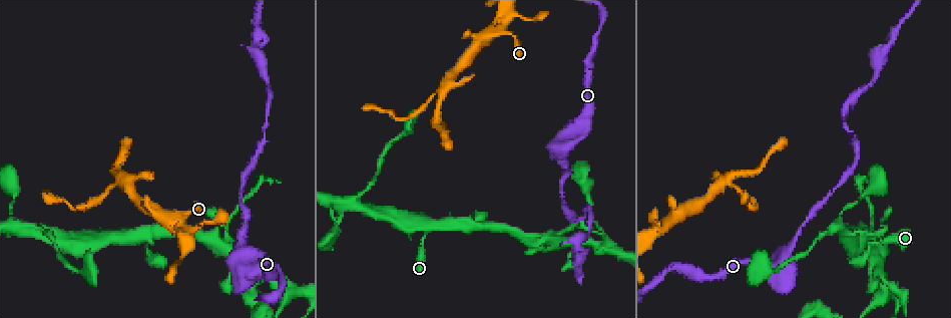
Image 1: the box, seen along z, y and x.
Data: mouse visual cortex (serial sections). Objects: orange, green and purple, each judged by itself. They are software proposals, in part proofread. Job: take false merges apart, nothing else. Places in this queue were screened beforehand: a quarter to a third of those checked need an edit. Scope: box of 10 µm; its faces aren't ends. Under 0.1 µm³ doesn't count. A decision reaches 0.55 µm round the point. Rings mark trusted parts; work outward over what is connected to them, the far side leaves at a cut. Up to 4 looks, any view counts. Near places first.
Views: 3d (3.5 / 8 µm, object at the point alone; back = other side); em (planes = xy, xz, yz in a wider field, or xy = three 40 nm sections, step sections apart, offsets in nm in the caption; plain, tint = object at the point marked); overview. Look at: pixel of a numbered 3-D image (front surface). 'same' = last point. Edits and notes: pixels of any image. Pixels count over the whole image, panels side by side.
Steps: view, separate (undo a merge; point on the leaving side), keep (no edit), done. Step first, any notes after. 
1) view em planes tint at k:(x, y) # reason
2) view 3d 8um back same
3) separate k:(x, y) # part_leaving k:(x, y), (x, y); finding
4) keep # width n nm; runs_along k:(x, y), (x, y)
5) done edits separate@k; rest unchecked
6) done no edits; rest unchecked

view 3d 3.5um back at 1:(357, 206) # two arms in line, one across

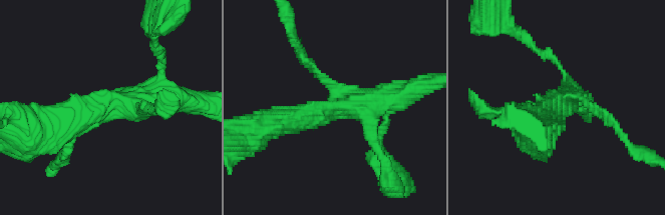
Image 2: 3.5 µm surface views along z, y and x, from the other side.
view em xy step 1 tint at 2:(110, 99)

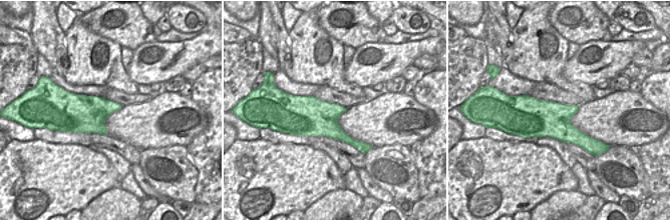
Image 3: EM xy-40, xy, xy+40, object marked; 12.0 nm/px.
keep # runs_along 2:(56, 129), (160, 77); continuous, no second cell

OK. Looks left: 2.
view em xy step 5 tint at 1:(727, 180) # sudden change in width

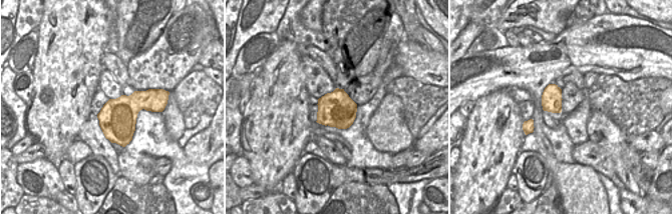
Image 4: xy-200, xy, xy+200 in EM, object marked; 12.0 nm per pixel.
view 3d 3.5um same # wider look

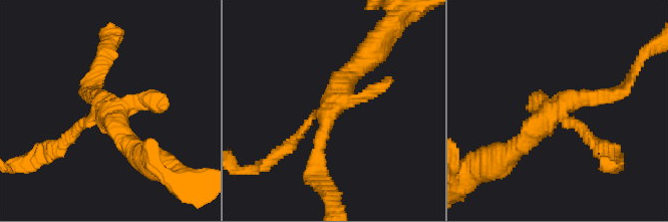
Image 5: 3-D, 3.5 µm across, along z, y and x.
keep # runs_along 5:(517, 146), (571, 96), (617, 93); one cell here

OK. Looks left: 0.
done no edits; rest unchecked

